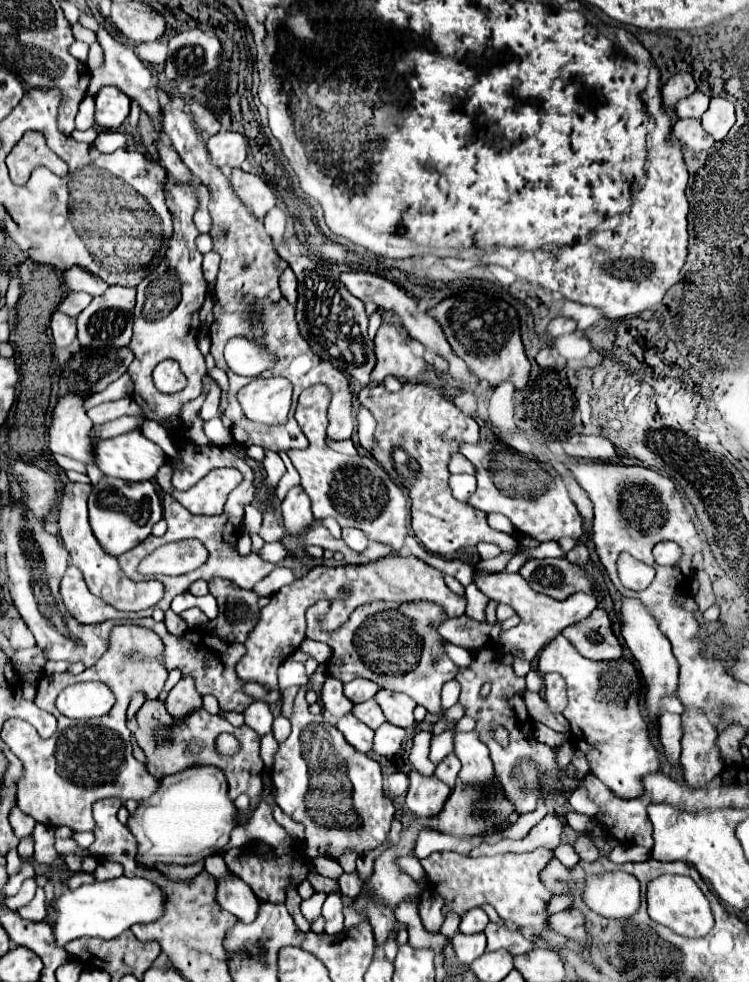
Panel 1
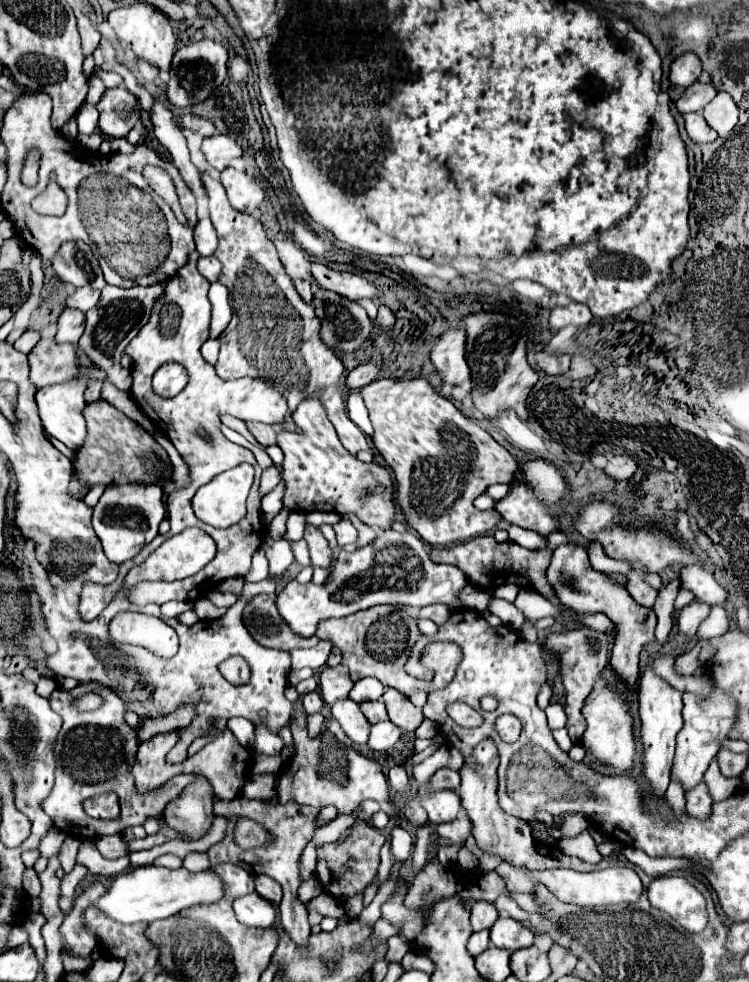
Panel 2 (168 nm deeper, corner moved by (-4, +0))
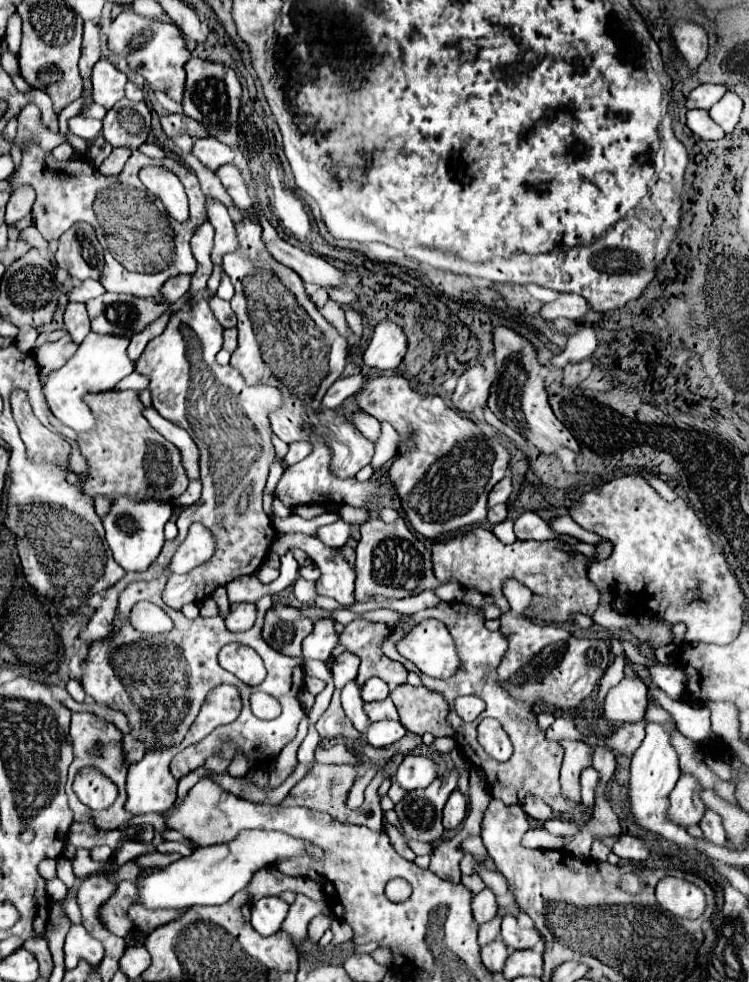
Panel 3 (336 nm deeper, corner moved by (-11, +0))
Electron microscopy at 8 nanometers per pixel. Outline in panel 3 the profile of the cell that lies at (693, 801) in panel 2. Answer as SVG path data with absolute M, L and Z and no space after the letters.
M706 811L702 823L700 823L700 829L706 837L706 841L710 841L712 845L718 845L718 847L724 847L724 841L726 841L726 833L724 833L724 827L722 827L722 821L720 821L720 815L712 813L712 811Z

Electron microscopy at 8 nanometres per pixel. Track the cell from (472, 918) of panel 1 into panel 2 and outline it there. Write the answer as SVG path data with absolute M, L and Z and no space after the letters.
M477 901L477 905L473 905L473 909L471 909L471 927L473 927L473 931L489 929L495 921L497 921L497 909L495 909L493 903Z

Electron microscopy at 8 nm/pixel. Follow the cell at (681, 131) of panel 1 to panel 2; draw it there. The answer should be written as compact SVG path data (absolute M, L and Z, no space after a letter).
M687 113L685 115L685 129L695 143L711 143L717 139L717 133L703 121L701 113Z

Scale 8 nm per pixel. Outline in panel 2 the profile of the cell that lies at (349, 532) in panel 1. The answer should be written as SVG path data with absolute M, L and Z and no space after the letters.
M341 519L337 525L333 525L333 529L335 529L335 535L337 535L337 543L339 543L339 547L357 541L357 529L353 527L351 521Z

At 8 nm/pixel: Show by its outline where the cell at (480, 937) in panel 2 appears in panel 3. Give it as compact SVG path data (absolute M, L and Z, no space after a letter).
M496 915L492 921L480 925L480 931L478 931L478 943L480 943L480 945L486 945L486 943L494 941L498 935L500 935L500 917Z

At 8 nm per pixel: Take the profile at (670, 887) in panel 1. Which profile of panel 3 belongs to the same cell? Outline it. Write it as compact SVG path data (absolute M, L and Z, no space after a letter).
M664 877L656 885L656 899L658 903L668 909L676 917L696 919L704 913L704 893L694 883L676 879L676 877Z

